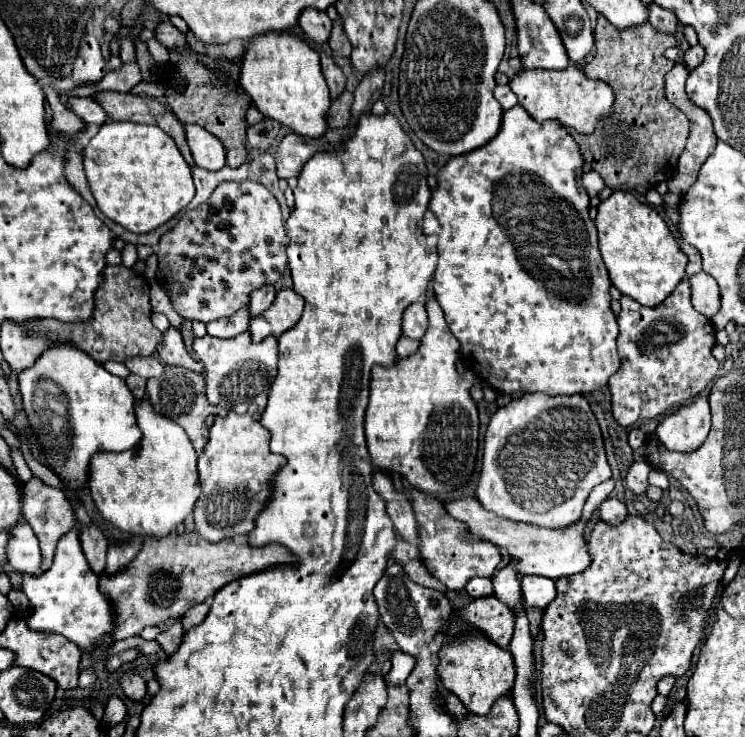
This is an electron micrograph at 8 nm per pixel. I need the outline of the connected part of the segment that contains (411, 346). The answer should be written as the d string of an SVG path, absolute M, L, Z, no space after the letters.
M403 335L403 337L399 337L399 341L397 341L397 355L399 355L399 357L407 357L407 355L411 355L413 351L417 351L417 347L419 347L419 341L407 339L407 337Z

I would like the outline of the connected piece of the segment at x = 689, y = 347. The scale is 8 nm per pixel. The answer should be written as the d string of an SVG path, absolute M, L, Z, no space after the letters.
M687 277L657 307L643 307L631 297L621 297L619 303L617 347L621 367L609 377L609 391L615 421L621 427L631 427L639 419L653 419L673 405L677 407L693 399L693 395L699 395L715 379L719 363L711 355L715 327L691 305Z

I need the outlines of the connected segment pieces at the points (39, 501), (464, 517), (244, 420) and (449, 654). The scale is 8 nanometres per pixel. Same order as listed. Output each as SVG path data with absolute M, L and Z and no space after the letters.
M31 477L27 483L23 483L21 515L33 527L33 531L35 531L35 535L39 539L39 545L41 545L41 567L51 567L57 541L77 525L77 517L75 517L75 511L73 511L71 503L67 501L67 497L65 497L65 493L61 489L47 487L41 479Z
M609 479L601 485L597 485L591 495L585 501L583 513L579 517L577 523L571 523L567 527L541 527L541 525L529 525L529 523L517 523L517 521L509 521L503 519L487 509L483 509L483 505L479 503L477 497L461 497L455 501L445 503L445 511L453 517L459 519L467 525L467 539L473 541L491 541L497 547L507 549L511 561L517 561L515 571L519 571L519 575L541 575L541 577L551 577L551 579L561 579L561 577L569 577L575 573L581 573L589 567L591 563L591 555L587 551L587 541L583 537L587 523L591 521L593 511L599 509L599 505L611 495L615 487L615 481Z
M251 405L245 415L229 411L227 417L215 417L209 431L209 441L203 455L197 459L201 481L201 497L195 503L195 529L209 543L225 537L247 535L255 529L255 519L263 505L271 501L271 483L277 471L285 465L283 455L269 451L269 431L255 419L257 405Z
M467 627L457 639L451 639L439 649L439 679L443 687L455 693L469 713L487 715L495 699L511 691L515 683L515 665L511 659L511 651L495 645L483 631L475 627Z

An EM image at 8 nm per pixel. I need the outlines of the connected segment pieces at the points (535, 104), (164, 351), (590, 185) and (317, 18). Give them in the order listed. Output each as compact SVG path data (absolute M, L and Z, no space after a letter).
M569 65L561 71L547 71L547 69L523 69L519 71L509 87L519 97L519 103L529 111L529 115L543 123L543 121L559 121L565 127L573 127L575 131L591 133L597 125L597 119L601 115L607 115L611 111L611 105L615 101L613 89L603 83L601 79L589 79L583 75L583 71L575 65Z
M169 327L163 335L163 343L157 347L157 355L163 363L167 365L181 365L181 367L187 367L187 369L193 369L197 373L203 373L203 365L199 361L195 361L185 345L183 345L183 337L181 337L181 331L175 329L175 327Z
M585 171L581 177L581 183L583 183L585 191L589 193L589 197L597 197L605 189L605 183L597 171Z
M311 7L301 11L299 27L315 43L325 43L329 39L329 35L331 35L331 19L327 17L327 13L311 9Z

